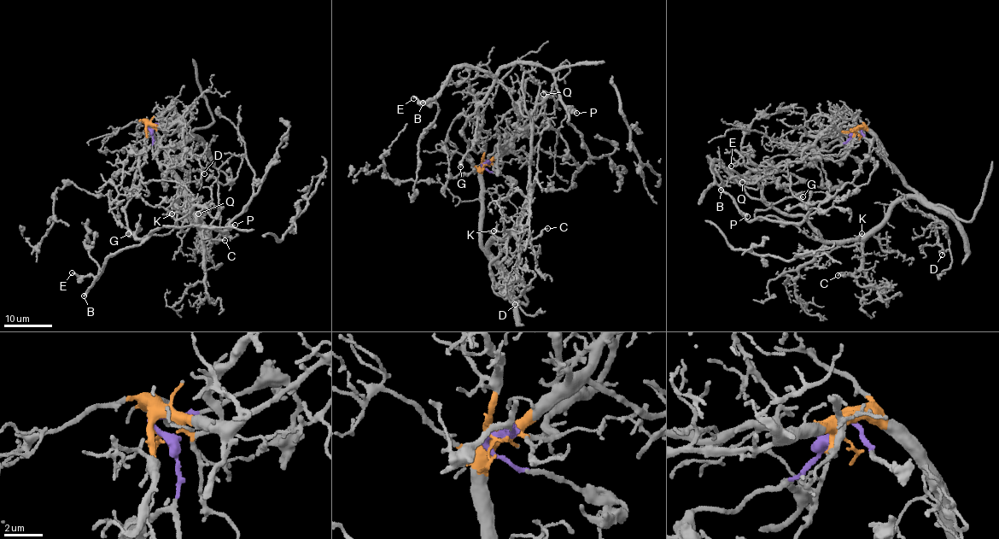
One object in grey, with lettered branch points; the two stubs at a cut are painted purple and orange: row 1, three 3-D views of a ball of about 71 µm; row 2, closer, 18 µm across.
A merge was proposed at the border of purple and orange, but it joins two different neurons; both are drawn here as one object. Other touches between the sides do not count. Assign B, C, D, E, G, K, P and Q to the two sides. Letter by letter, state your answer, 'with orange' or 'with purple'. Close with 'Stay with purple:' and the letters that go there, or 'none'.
B: with purple
C: with orange
D: with orange
E: with purple
G: with purple
K: with orange
P: with purple
Q: with orange
Stay with purple: B, E, G, P

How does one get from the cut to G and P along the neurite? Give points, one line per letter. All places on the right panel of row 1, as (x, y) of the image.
G: (855, 132), (840, 154), (779, 161), (750, 173), (766, 172), (803, 197)
P: (855, 132), (840, 154), (779, 161), (753, 176), (713, 161), (714, 177), (746, 216)

